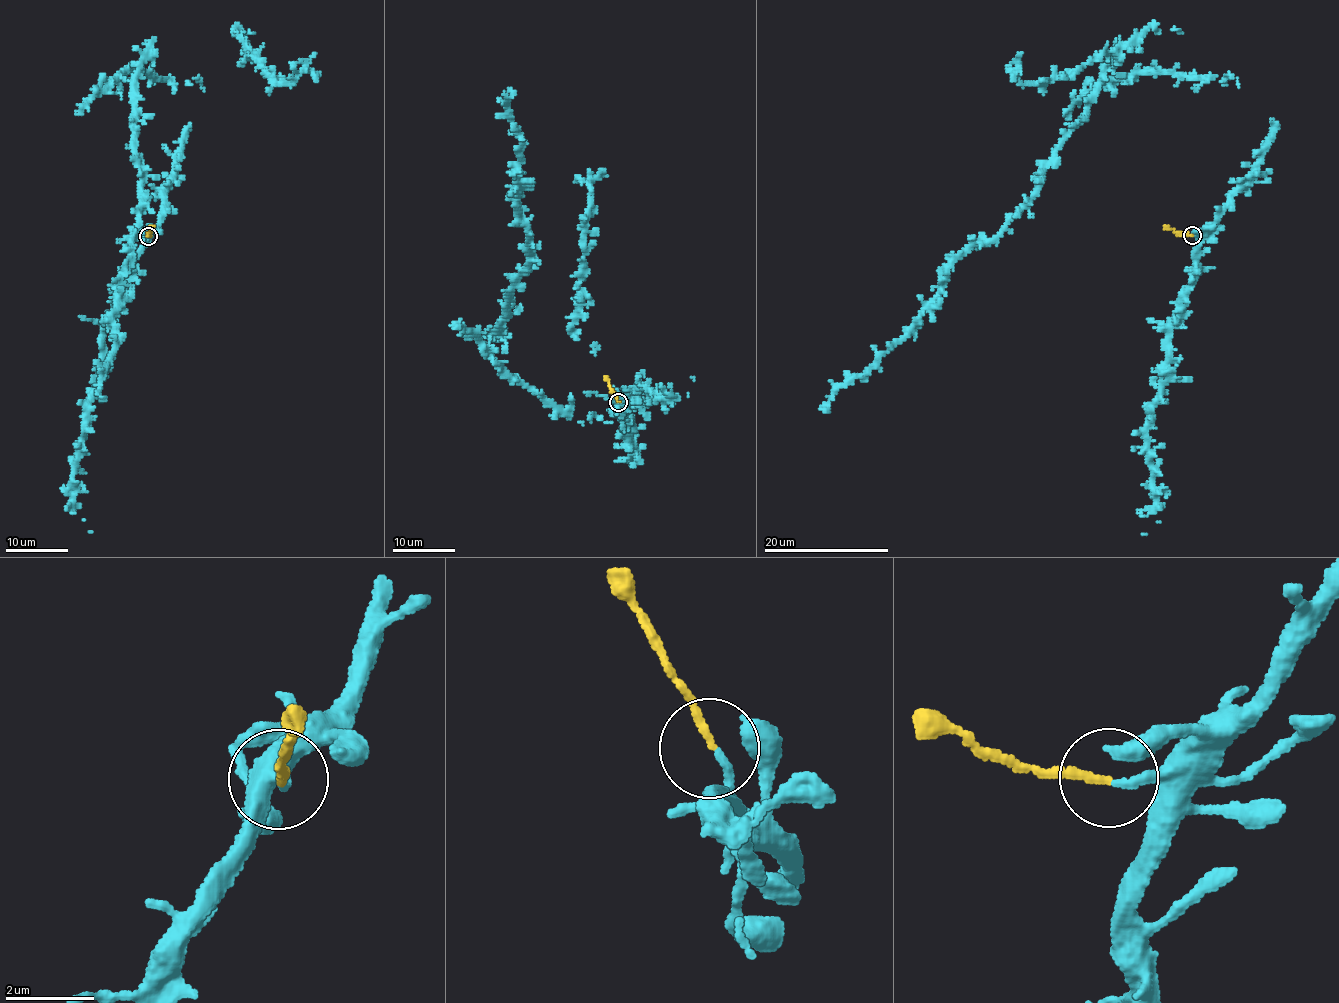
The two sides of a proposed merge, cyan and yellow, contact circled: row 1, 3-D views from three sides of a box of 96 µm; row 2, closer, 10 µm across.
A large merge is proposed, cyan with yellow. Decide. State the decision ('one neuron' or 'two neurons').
two neurons

